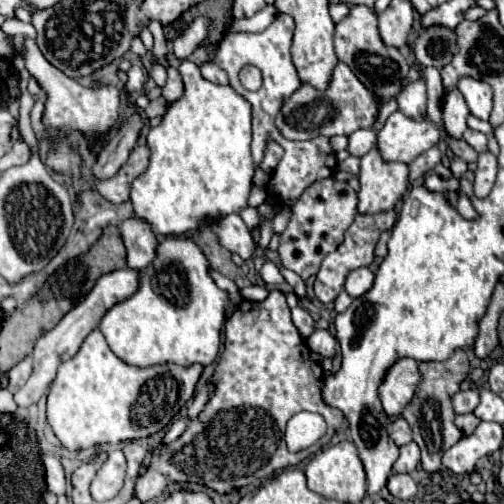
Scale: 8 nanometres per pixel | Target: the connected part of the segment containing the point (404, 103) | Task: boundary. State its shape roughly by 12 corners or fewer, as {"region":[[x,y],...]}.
{"region":[[411,82],[397,98],[411,118],[425,114],[425,82]]}

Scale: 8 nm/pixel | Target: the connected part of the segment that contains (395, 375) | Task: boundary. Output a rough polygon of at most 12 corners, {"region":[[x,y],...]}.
{"region":[[399,358],[379,384],[387,416],[413,398],[421,374],[413,358]]}

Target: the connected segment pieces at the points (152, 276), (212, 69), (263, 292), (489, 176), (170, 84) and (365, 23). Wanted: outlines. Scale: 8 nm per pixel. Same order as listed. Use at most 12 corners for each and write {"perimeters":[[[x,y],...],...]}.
{"perimeters":[[[167,236],[99,330],[133,366],[211,364],[227,294]],[[211,60],[201,64],[201,74],[211,82],[229,84],[225,74]],[[265,286],[241,288],[241,296],[251,302],[263,302],[269,296]],[[481,152],[473,190],[477,198],[491,192],[497,158],[491,152]],[[174,67],[167,69],[162,96],[168,103],[179,99],[184,86]],[[351,6],[335,24],[335,52],[383,102],[409,72],[387,48],[377,16]]]}

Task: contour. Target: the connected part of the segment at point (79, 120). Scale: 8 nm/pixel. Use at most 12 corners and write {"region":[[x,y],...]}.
{"region":[[25,42],[47,128],[105,134],[119,114],[115,86],[85,88]]}

